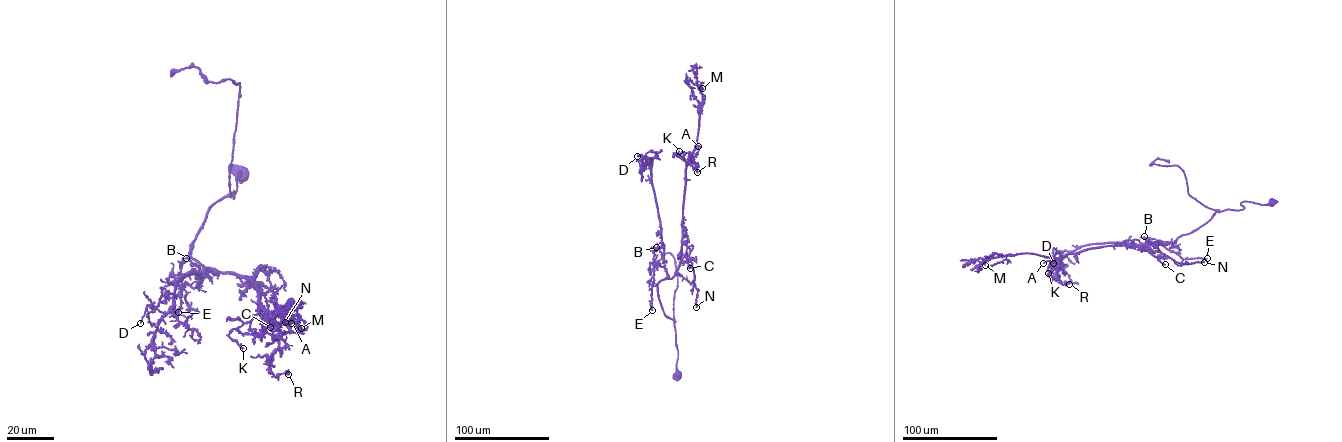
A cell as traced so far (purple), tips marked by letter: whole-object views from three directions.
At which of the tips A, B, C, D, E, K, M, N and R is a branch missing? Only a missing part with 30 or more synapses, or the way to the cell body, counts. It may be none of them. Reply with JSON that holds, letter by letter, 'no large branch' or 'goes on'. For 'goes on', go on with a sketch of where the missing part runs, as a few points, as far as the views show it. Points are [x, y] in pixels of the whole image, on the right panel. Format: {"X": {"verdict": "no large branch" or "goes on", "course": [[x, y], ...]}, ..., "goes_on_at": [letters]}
{"A": {"verdict": "no large branch"}, "B": {"verdict": "no large branch"}, "C": {"verdict": "no large branch"}, "D": {"verdict": "no large branch"}, "E": {"verdict": "no large branch"}, "K": {"verdict": "no large branch"}, "M": {"verdict": "no large branch"}, "N": {"verdict": "no large branch"}, "R": {"verdict": "no large branch"}, "goes_on_at": []}

